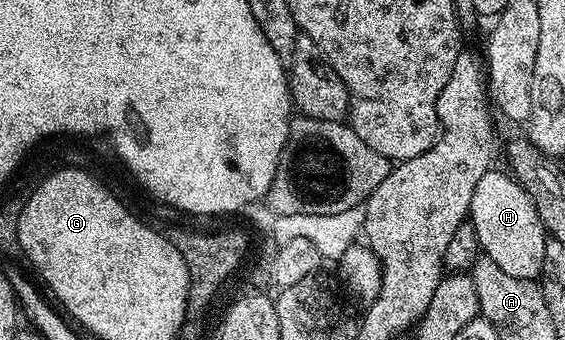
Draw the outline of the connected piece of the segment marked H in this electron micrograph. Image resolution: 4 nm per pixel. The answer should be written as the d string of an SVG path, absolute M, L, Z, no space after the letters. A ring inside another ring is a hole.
M492 168L480 178L472 190L467 217L477 234L481 253L508 276L535 281L541 275L548 235L534 201L509 173Z

